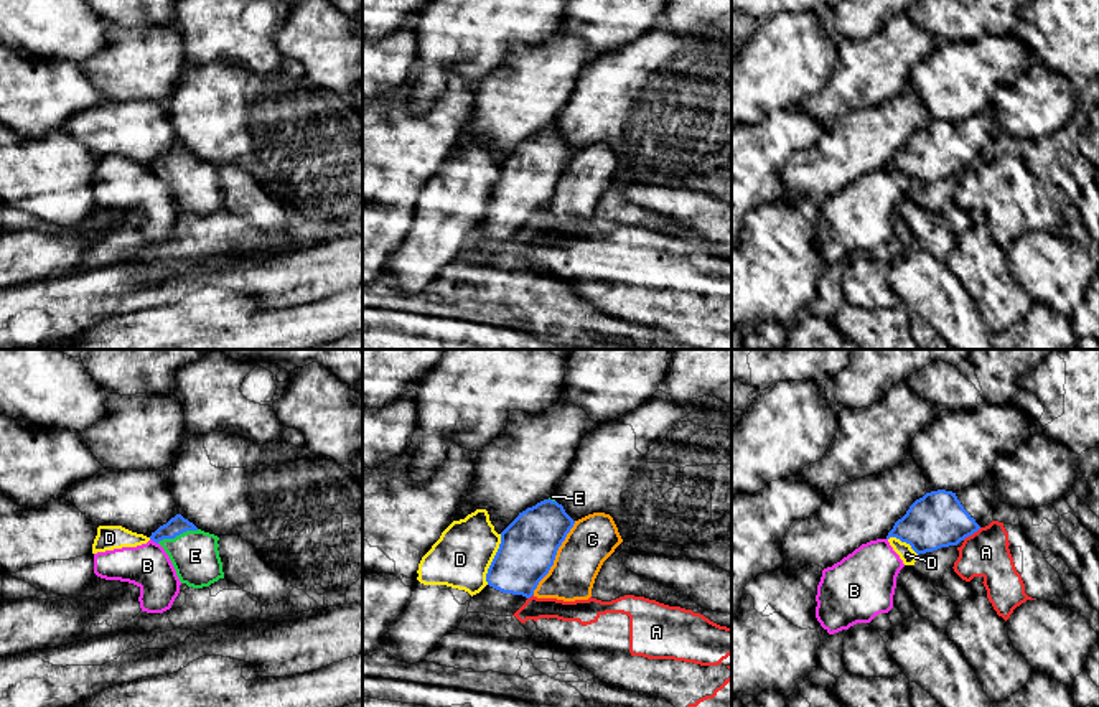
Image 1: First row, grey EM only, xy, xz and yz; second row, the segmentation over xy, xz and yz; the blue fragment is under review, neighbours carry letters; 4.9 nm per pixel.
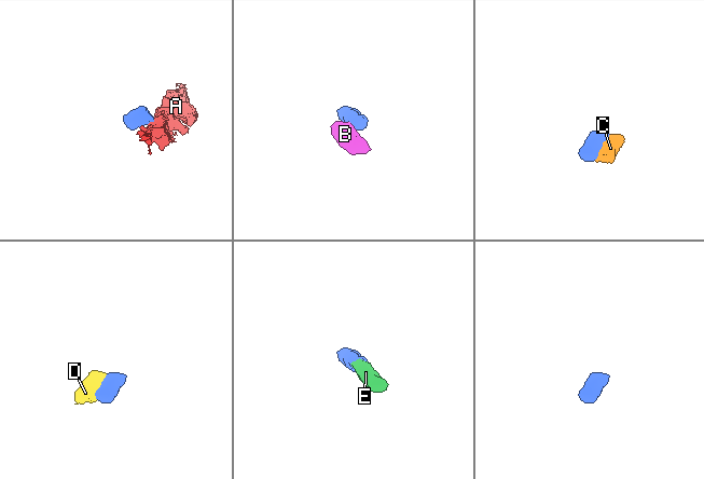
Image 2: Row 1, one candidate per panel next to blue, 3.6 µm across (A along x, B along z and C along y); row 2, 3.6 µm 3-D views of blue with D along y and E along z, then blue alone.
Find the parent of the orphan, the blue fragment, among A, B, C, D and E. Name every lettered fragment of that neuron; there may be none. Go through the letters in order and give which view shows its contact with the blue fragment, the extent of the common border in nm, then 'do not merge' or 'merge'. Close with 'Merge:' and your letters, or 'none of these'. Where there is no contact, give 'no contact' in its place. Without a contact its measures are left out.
A: meets blue in yz; contact 110 nm long; do not merge
B: meets blue in xy; contact 50 nm long; do not merge
C: meets blue in xz; contact 420 nm long; do not merge
D: meets blue in xz; contact 260 nm long; do not merge
E: meets blue in xy; contact 220 nm long; merge
Merge: E

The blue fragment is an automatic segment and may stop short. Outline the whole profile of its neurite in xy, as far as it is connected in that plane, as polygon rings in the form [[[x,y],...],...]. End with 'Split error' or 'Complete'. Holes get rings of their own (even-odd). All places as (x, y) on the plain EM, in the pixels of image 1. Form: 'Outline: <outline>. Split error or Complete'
Outline: [[[181,145],[160,157],[150,170],[165,180],[181,214],[203,219],[224,209],[219,168],[198,160]]]. Split error

